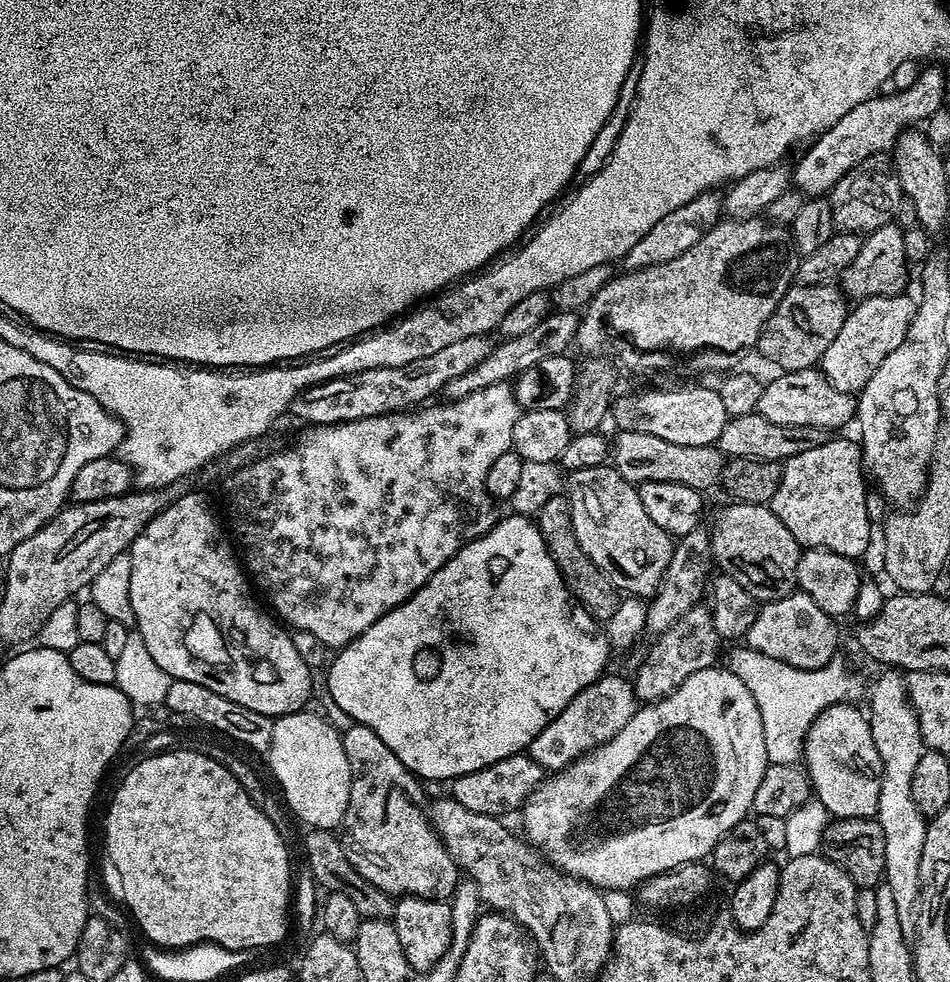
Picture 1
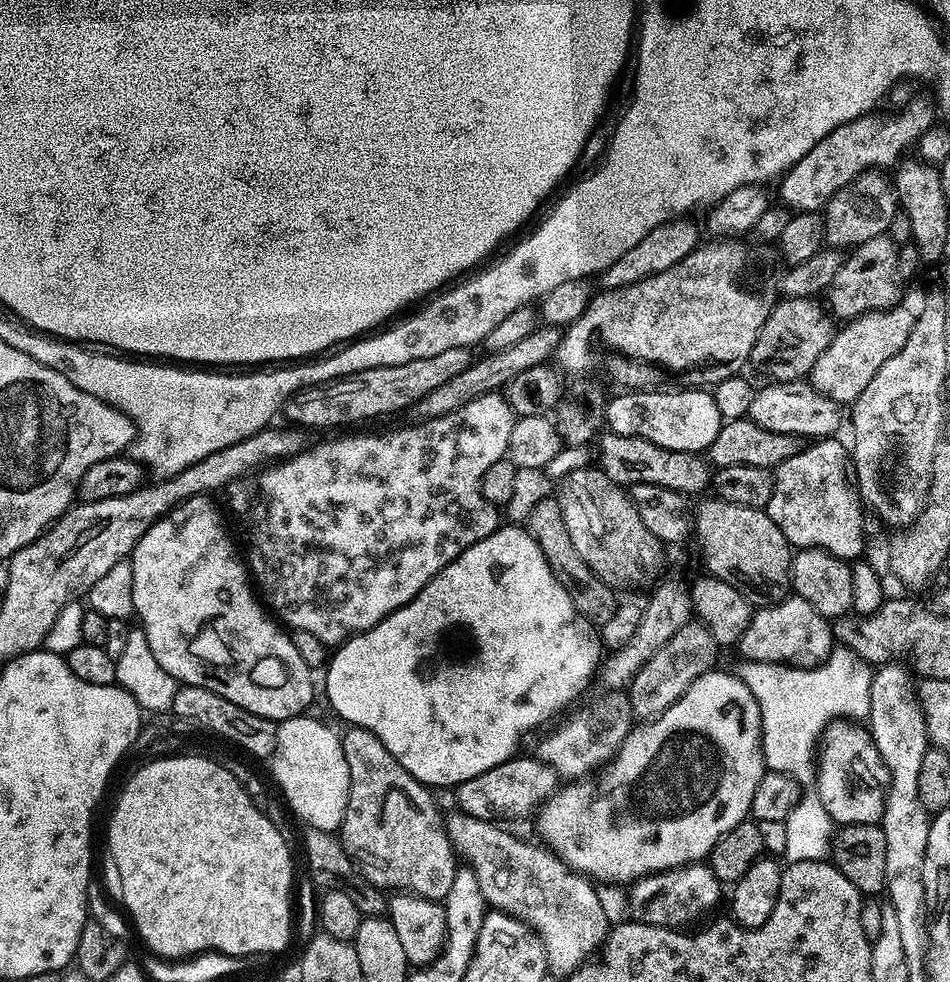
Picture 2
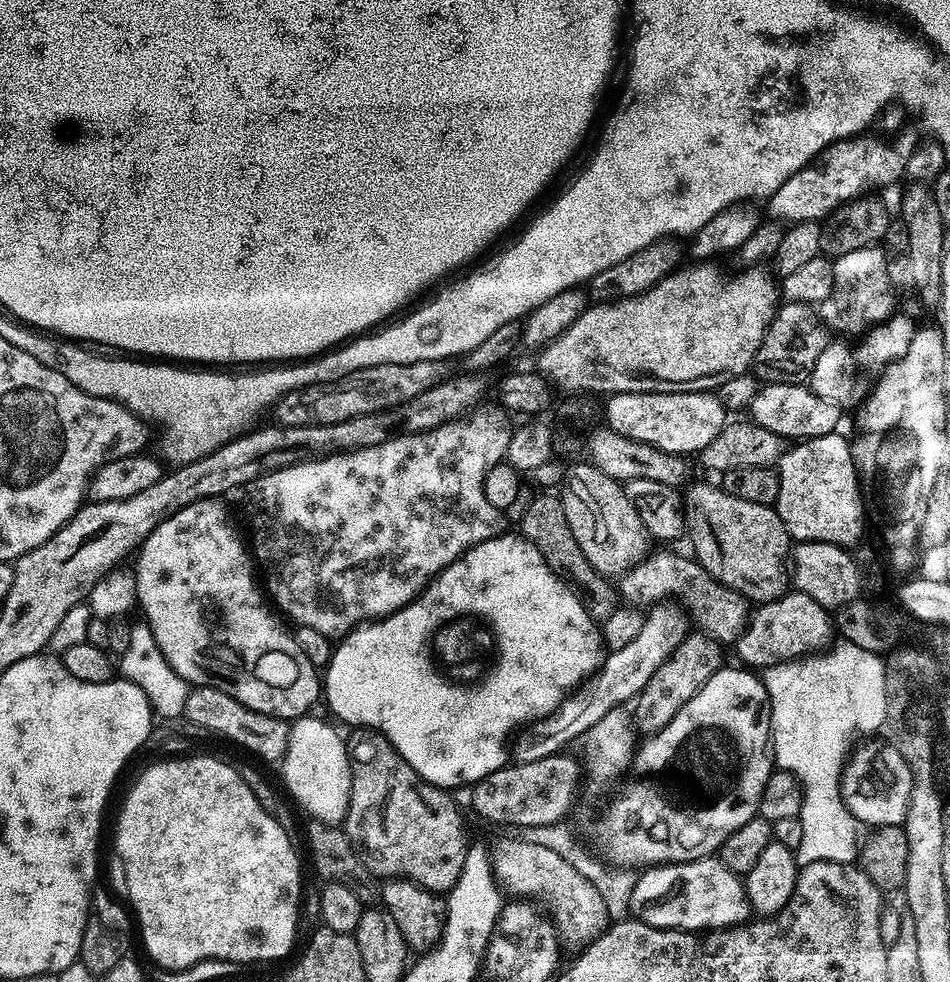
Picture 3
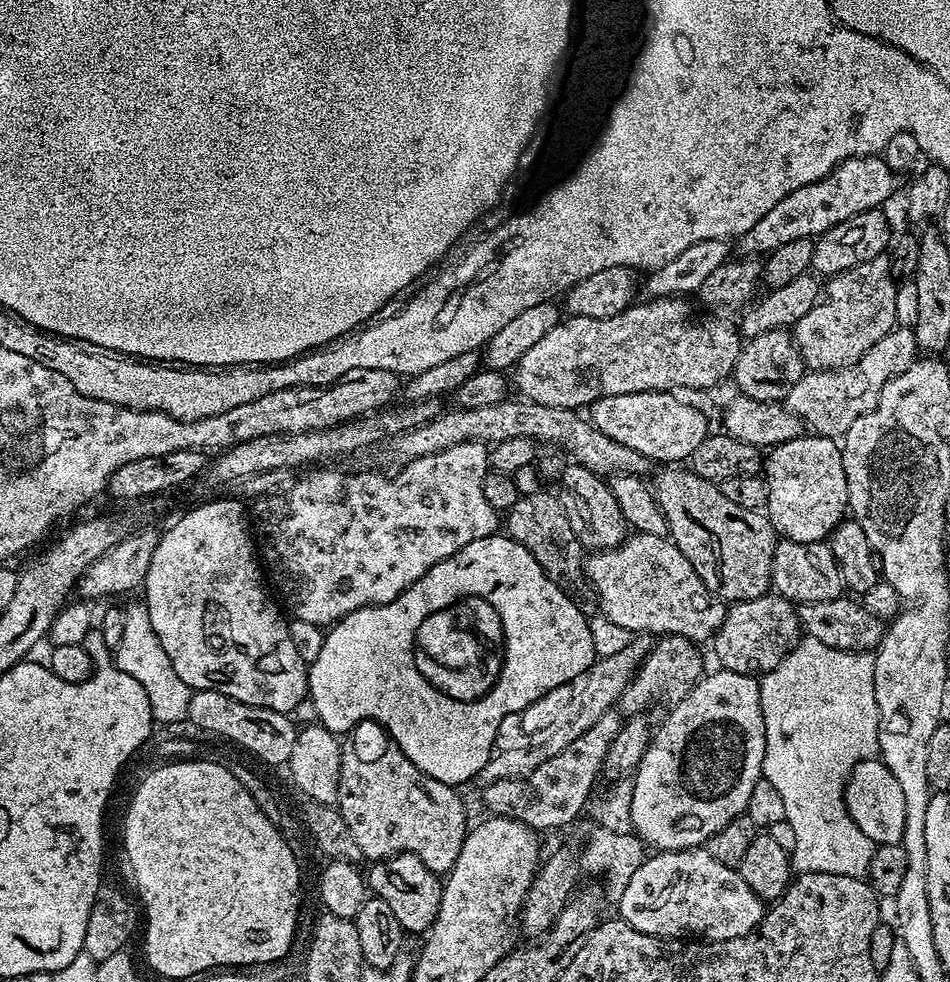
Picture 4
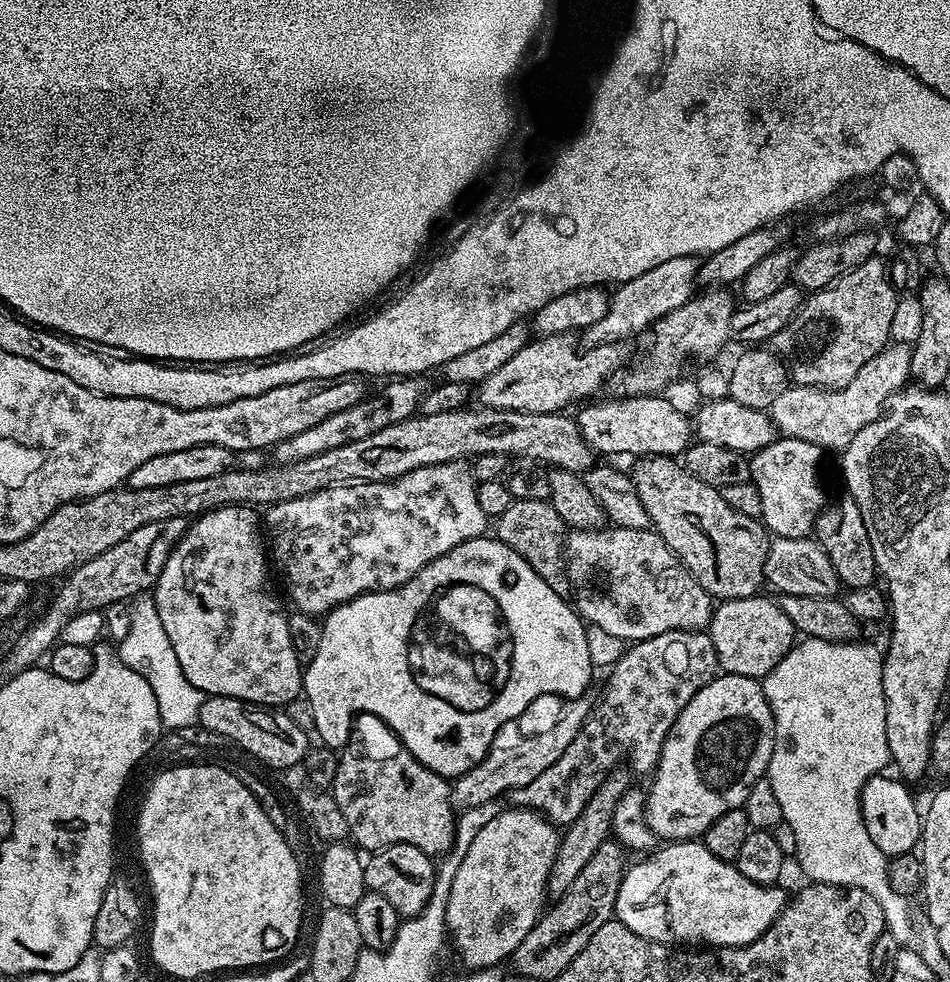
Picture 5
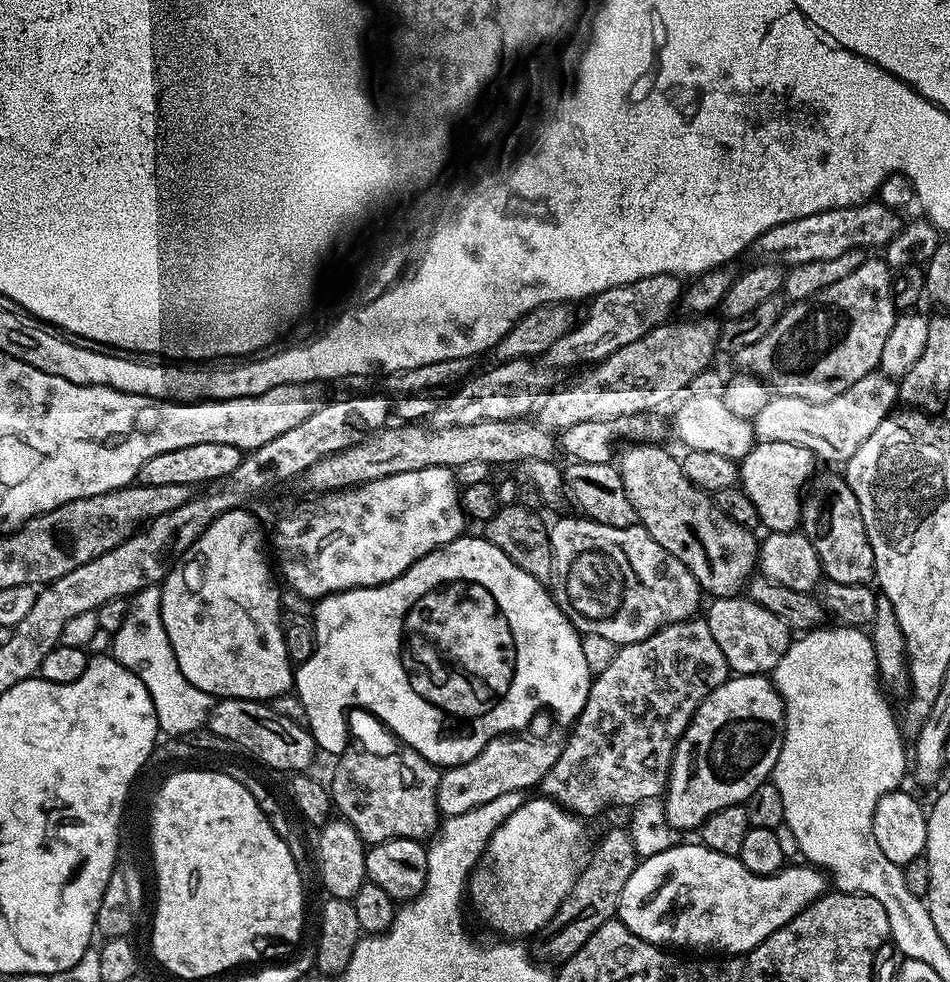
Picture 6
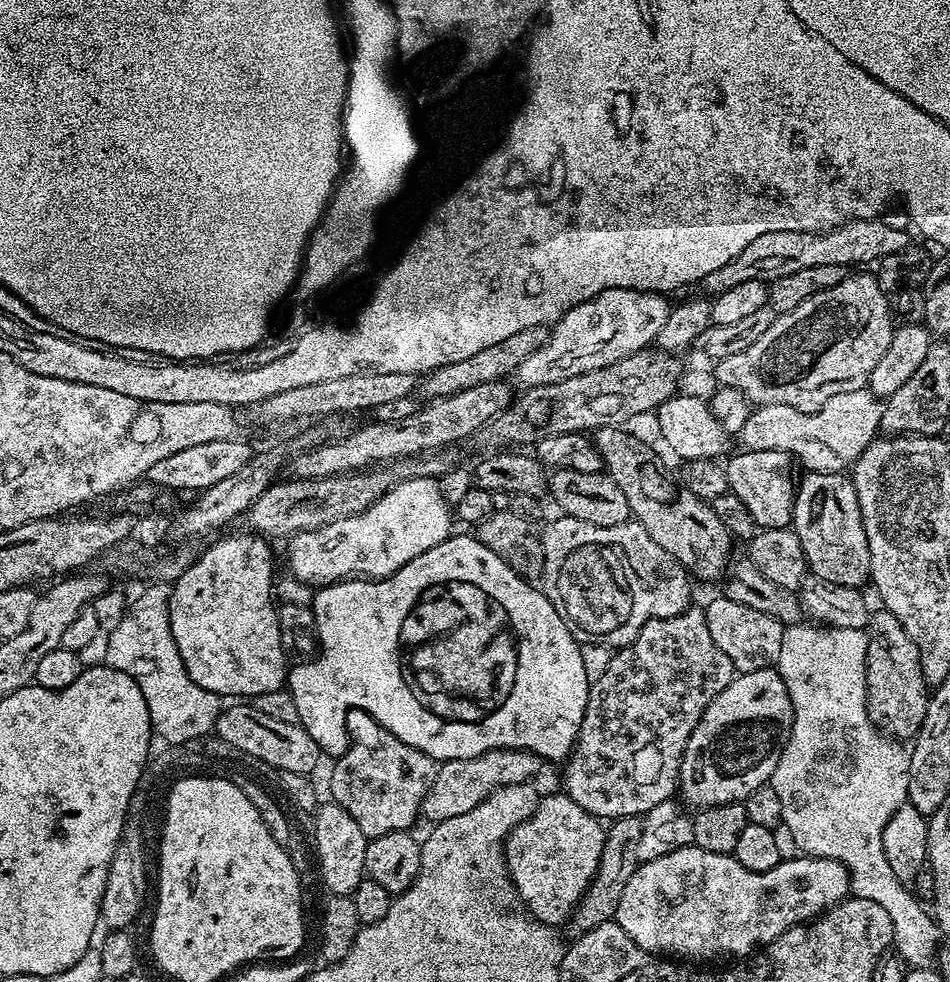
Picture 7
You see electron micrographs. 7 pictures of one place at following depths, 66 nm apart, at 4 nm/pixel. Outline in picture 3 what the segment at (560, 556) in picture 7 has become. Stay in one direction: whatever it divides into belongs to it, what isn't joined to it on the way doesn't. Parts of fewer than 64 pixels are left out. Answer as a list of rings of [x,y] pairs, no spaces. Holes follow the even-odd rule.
[[[649,551],[644,559],[632,565],[619,577],[618,592],[623,603],[636,610],[648,610],[660,606],[669,596],[686,613],[687,619],[711,640],[735,641],[750,619],[750,604],[744,597],[715,580],[709,572],[697,564],[691,555],[679,556],[676,552]]]

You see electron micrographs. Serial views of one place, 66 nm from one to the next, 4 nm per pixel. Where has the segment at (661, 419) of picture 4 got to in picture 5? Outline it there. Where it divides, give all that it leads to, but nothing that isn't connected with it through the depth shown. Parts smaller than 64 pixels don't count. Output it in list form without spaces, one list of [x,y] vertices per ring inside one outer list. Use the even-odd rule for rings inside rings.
[[[657,394],[655,396],[619,398],[620,400],[612,400],[609,404],[589,403],[587,406],[584,406],[589,406],[589,408],[581,407],[579,409],[581,412],[575,413],[574,419],[580,428],[581,434],[592,445],[593,449],[600,451],[601,448],[608,456],[636,456],[635,458],[671,456],[676,458],[688,449],[689,444],[693,443],[694,424],[689,417],[687,420],[670,401],[663,400],[664,398],[663,395]]]

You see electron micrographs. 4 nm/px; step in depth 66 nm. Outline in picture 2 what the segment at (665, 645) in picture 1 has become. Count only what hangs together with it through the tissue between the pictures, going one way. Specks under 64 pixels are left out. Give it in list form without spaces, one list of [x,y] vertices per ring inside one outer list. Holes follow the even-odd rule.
[[[689,622],[682,626],[682,630],[678,630],[678,634],[674,634],[674,638],[632,680],[630,701],[633,717],[640,722],[658,719],[667,708],[674,706],[674,702],[678,702],[678,698],[682,698],[682,694],[686,694],[686,690],[699,676],[717,667],[716,651],[716,639],[706,625]]]

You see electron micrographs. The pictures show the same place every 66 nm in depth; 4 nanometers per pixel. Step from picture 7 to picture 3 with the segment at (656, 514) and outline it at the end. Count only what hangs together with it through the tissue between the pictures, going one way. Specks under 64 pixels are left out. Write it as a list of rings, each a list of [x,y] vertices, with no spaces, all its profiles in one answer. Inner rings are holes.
[[[689,483],[682,492],[682,509],[686,540],[692,543],[691,555],[709,574],[720,583],[753,605],[769,604],[783,596],[790,584],[786,561],[790,556],[790,537],[775,507],[758,502],[742,502],[734,494],[726,494],[723,487],[712,484]]]

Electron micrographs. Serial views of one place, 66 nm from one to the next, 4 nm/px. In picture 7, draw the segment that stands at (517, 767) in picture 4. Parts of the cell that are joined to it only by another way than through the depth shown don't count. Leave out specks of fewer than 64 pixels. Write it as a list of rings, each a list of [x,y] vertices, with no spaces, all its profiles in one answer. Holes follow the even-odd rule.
[[[492,748],[486,754],[478,754],[474,758],[445,760],[437,767],[434,782],[428,784],[424,801],[420,807],[420,816],[423,819],[432,820],[433,825],[441,824],[446,818],[458,818],[458,814],[466,814],[467,811],[474,810],[474,806],[482,803],[496,788],[529,783],[533,779],[531,776],[540,767],[542,767],[540,757],[535,756],[532,752],[527,752],[524,748]]]

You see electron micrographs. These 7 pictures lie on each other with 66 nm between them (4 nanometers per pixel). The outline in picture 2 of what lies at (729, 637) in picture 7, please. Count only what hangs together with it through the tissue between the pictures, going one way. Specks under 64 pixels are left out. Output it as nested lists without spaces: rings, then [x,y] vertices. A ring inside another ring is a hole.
[[[795,594],[767,606],[769,608],[757,607],[753,611],[750,626],[746,626],[746,634],[742,634],[738,651],[744,655],[745,661],[757,664],[791,664],[801,669],[827,661],[834,647],[829,617],[814,610],[810,602]]]

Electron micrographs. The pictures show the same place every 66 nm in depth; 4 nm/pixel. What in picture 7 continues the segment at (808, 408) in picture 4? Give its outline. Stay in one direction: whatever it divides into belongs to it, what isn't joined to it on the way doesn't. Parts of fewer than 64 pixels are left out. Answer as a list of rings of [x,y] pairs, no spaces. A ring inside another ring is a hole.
[[[867,387],[856,392],[834,394],[830,402],[817,412],[799,412],[794,406],[762,404],[753,407],[746,418],[746,426],[738,433],[743,447],[754,450],[778,450],[786,452],[793,461],[805,464],[809,472],[843,473],[877,439],[880,432],[880,410],[882,404]]]

